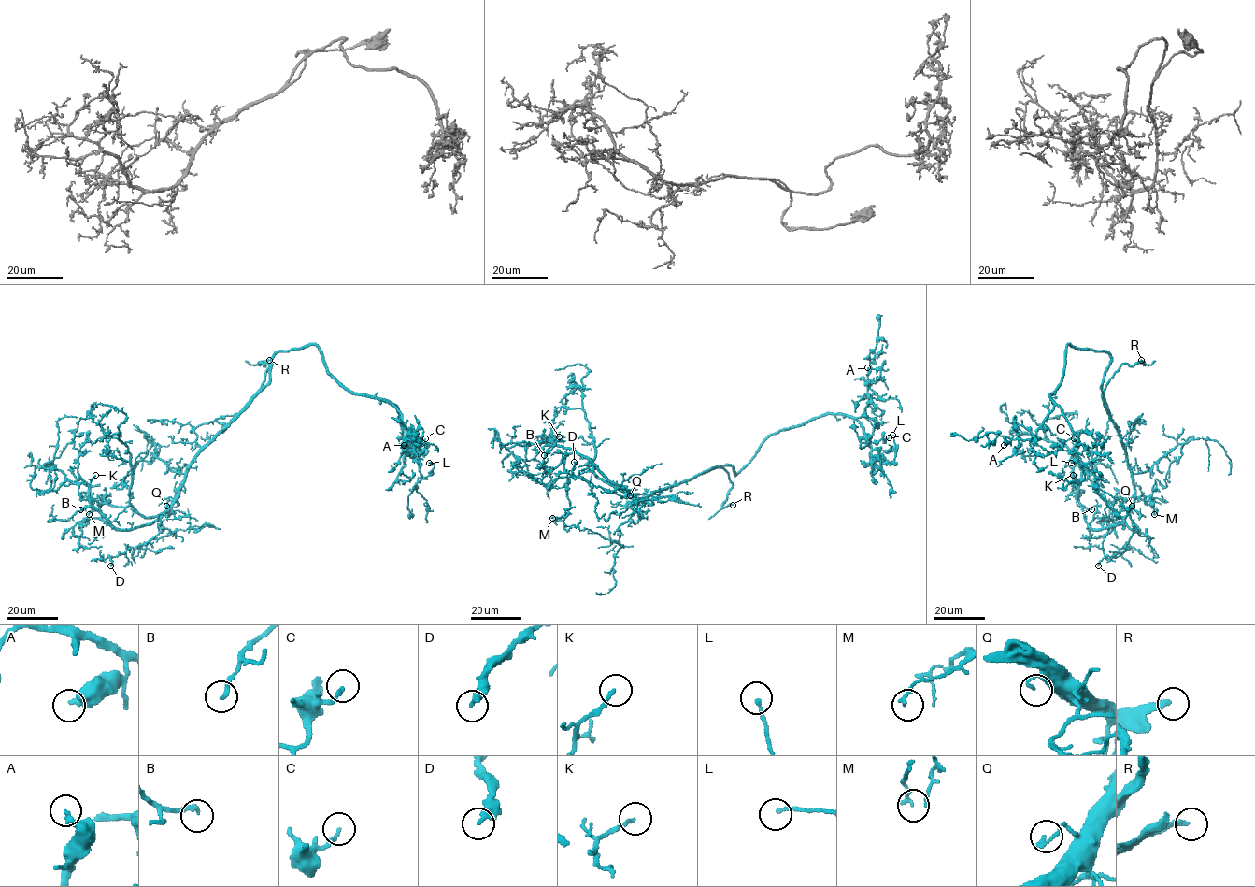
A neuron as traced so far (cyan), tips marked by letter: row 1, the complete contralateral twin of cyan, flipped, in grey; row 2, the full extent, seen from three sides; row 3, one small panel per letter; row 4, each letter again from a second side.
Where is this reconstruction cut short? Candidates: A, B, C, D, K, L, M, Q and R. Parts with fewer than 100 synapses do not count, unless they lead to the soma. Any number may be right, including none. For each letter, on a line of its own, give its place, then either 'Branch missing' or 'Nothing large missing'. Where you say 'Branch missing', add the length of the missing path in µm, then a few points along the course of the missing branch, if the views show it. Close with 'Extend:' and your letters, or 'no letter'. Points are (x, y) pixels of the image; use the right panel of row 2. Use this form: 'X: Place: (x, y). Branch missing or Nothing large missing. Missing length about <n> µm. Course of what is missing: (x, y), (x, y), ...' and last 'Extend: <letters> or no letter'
A: Place: (1004, 445). Nothing large missing
B: Place: (1091, 509). Nothing large missing
C: Place: (1074, 438). Nothing large missing
D: Place: (1098, 565). Nothing large missing
K: Place: (1073, 475). Nothing large missing
L: Place: (1071, 463). Nothing large missing
M: Place: (1154, 514). Nothing large missing
Q: Place: (1132, 506). Nothing large missing
R: Place: (1141, 360). Branch missing. Missing length about 40 µm. Course of what is missing: (1141, 360), (1135, 359), (1127, 347), (1109, 334), (1098, 333)
Extend: R

